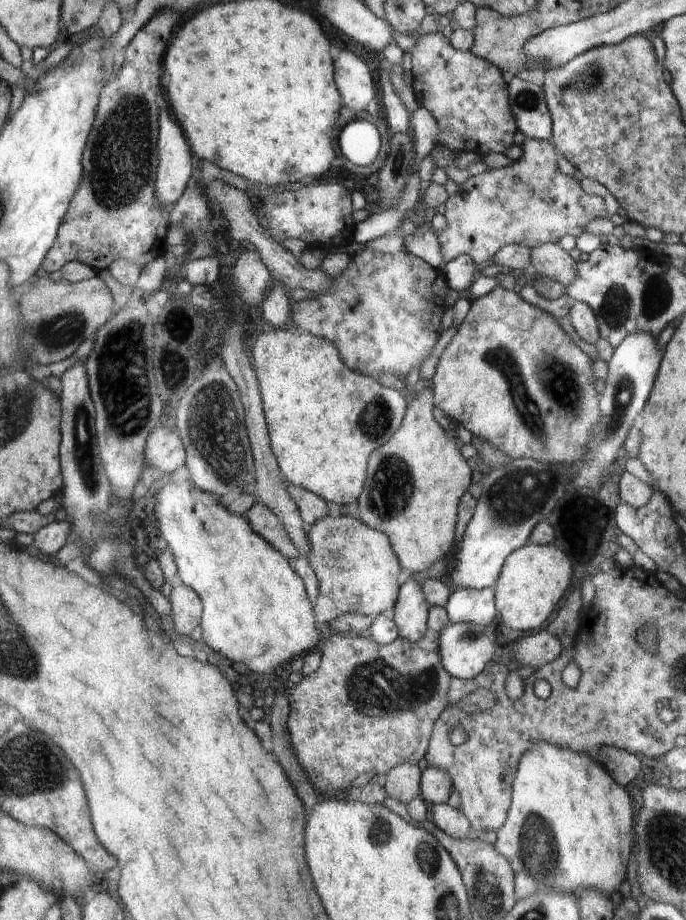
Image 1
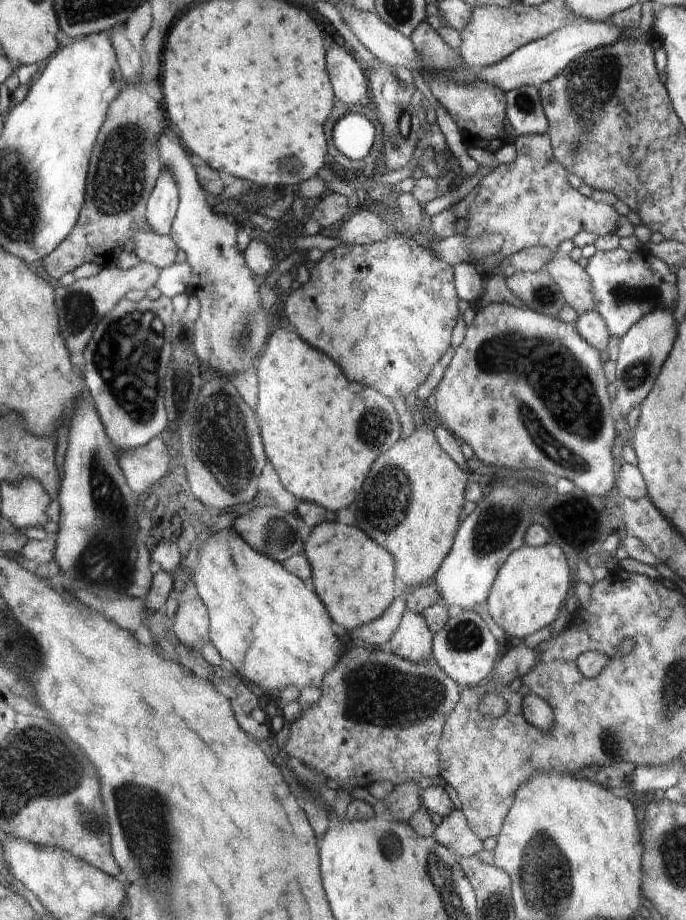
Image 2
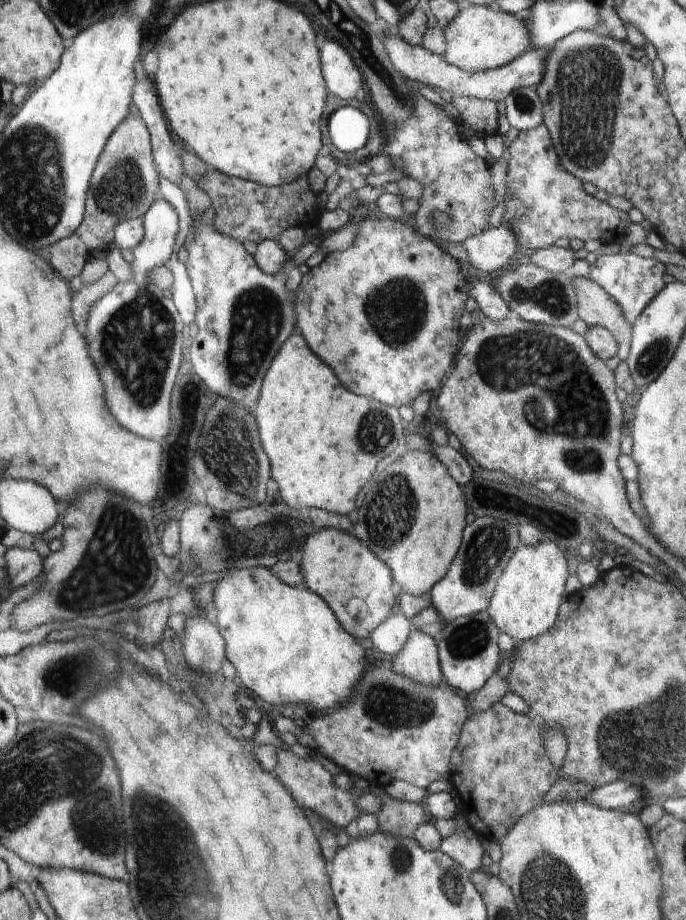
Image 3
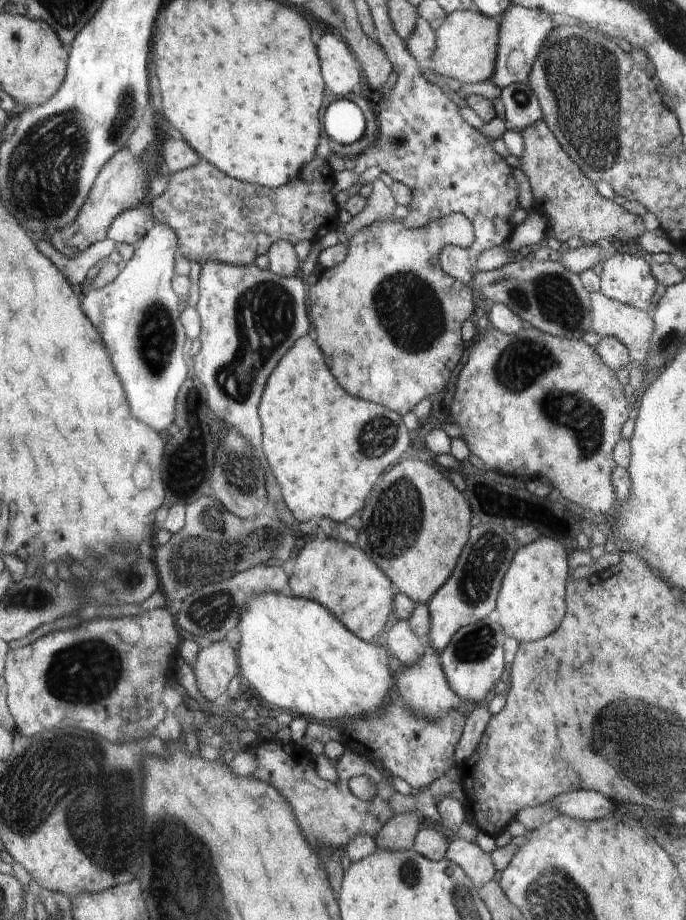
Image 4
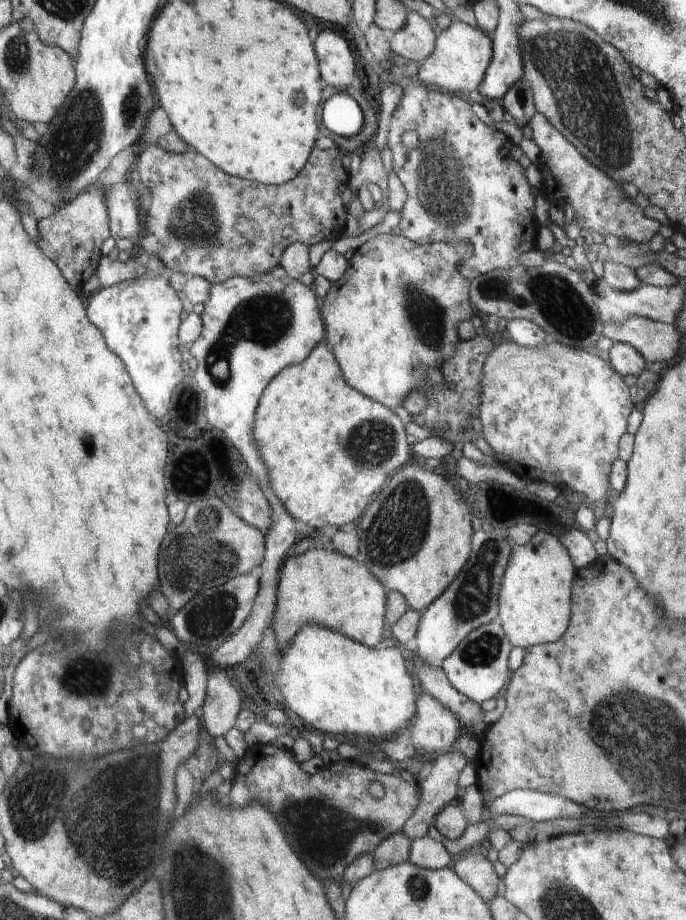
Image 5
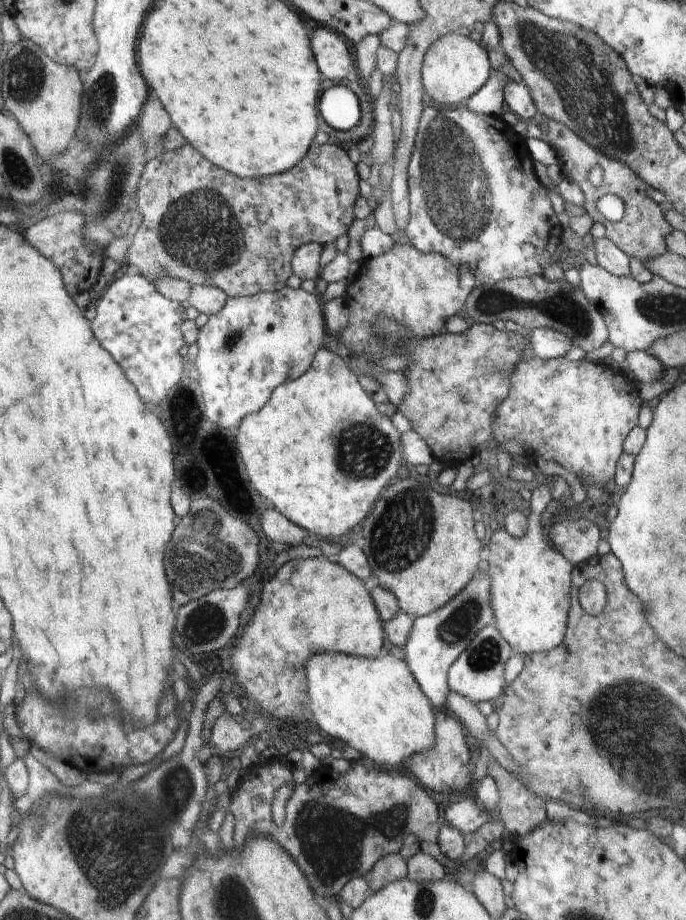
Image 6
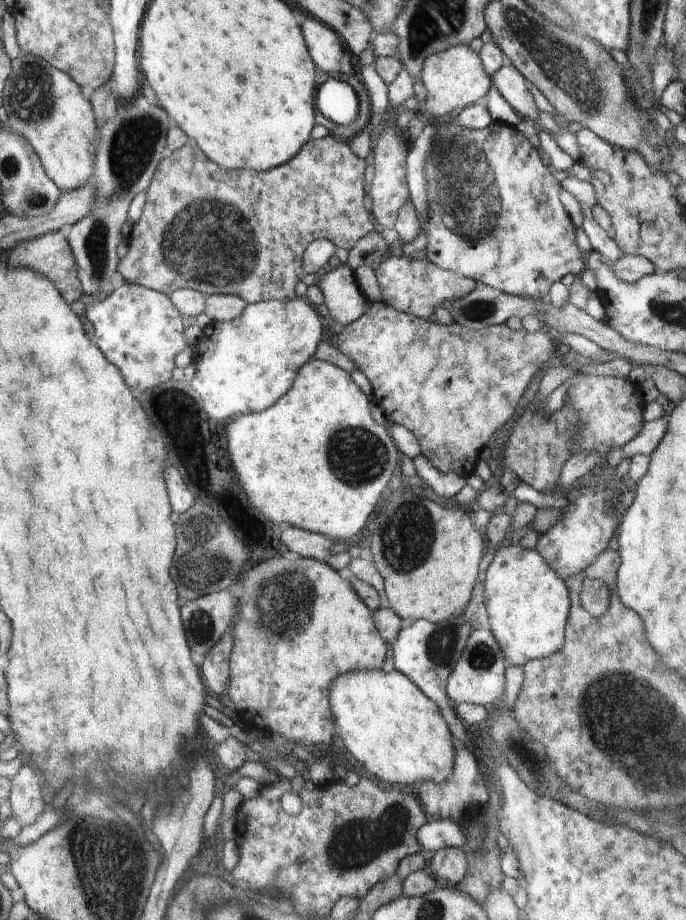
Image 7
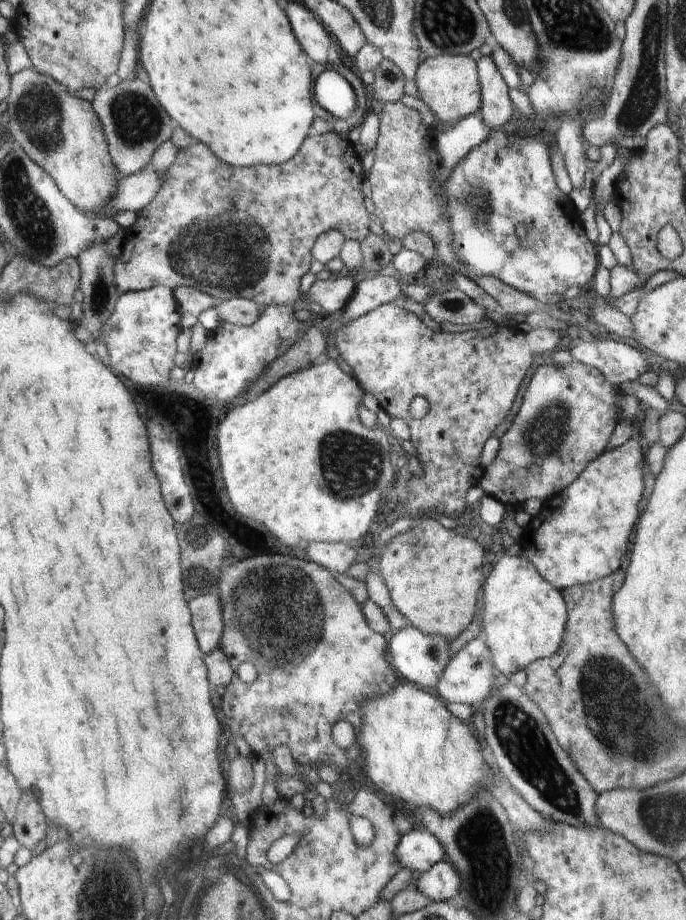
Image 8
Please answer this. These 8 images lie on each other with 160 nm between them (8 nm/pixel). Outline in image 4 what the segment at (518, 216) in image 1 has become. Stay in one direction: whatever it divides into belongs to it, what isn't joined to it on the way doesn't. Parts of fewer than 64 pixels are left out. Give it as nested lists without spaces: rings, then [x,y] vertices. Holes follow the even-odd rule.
[[[536,121],[520,131],[525,149],[517,166],[528,177],[536,200],[532,212],[539,212],[549,220],[549,236],[554,234],[564,244],[569,238],[578,236],[586,245],[596,245],[598,240],[608,240],[618,245],[634,243],[646,232],[640,216],[626,212],[622,205],[612,199],[602,198],[596,192],[596,185],[569,158],[547,123]]]

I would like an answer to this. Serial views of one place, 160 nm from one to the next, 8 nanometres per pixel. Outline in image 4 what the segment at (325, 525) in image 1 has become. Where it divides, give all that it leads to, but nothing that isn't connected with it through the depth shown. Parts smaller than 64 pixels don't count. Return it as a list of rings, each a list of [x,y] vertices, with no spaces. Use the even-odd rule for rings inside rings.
[[[318,538],[312,540],[301,549],[288,584],[294,597],[313,600],[326,607],[334,618],[366,642],[374,640],[386,626],[395,597],[386,574],[380,572],[360,548],[350,548],[344,541],[328,538],[323,542]]]

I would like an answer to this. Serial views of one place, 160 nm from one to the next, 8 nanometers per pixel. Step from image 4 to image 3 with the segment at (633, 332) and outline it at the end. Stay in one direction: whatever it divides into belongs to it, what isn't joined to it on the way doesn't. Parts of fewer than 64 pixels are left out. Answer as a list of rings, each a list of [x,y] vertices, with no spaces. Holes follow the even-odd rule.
[[[573,276],[573,282],[578,293],[581,319],[589,327],[603,326],[613,333],[619,346],[616,355],[624,362],[629,357],[634,338],[633,326],[627,321],[626,314],[605,287],[601,287],[597,282],[576,276]]]

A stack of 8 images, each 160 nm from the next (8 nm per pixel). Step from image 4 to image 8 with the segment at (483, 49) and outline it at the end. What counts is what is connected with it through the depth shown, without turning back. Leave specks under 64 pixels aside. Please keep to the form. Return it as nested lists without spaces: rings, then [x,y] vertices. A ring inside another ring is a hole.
[[[470,55],[429,56],[420,64],[416,86],[422,102],[442,122],[458,122],[481,110],[481,84],[478,84],[476,62]]]

